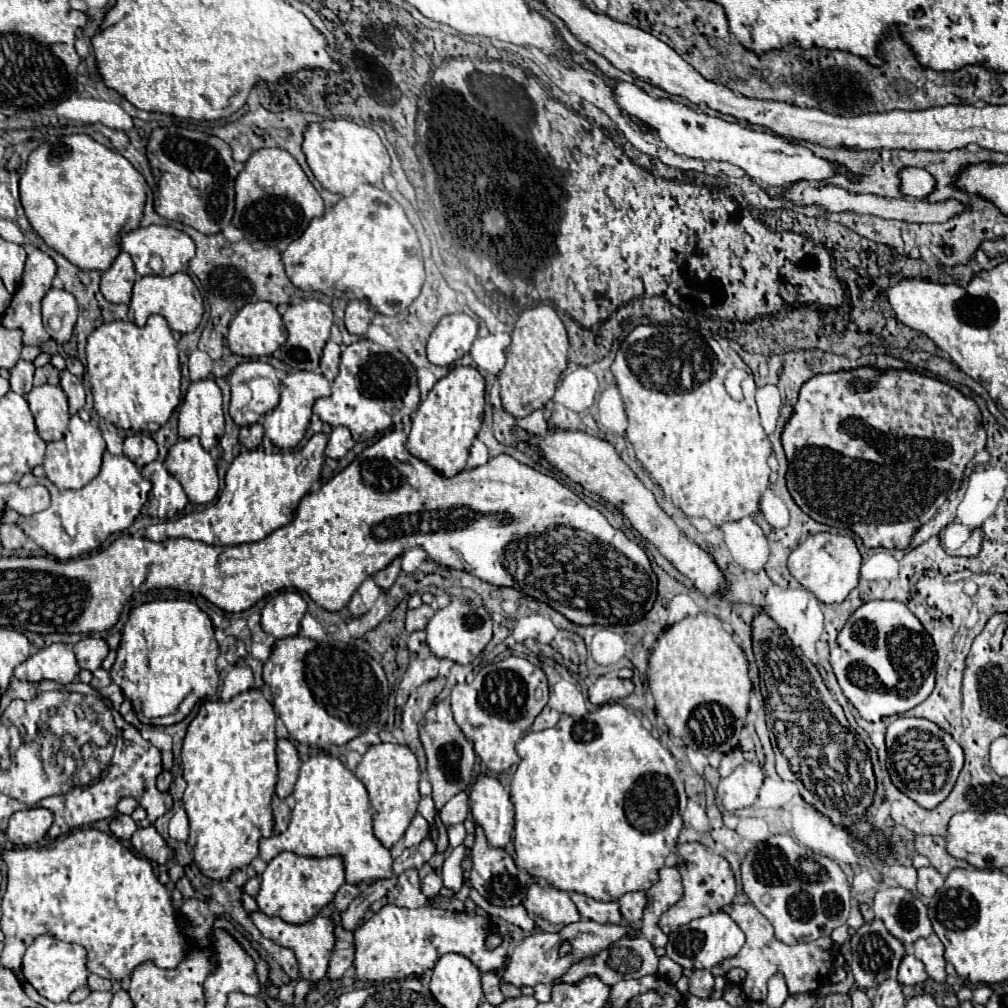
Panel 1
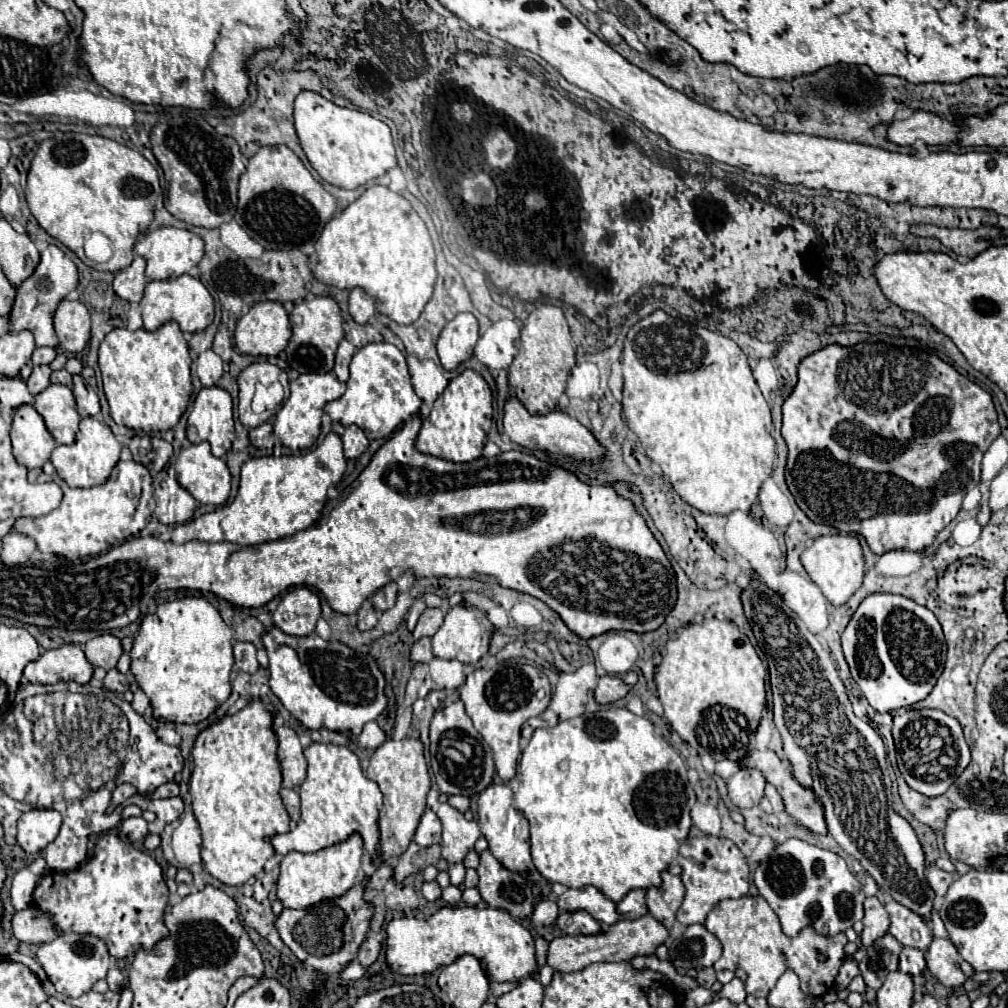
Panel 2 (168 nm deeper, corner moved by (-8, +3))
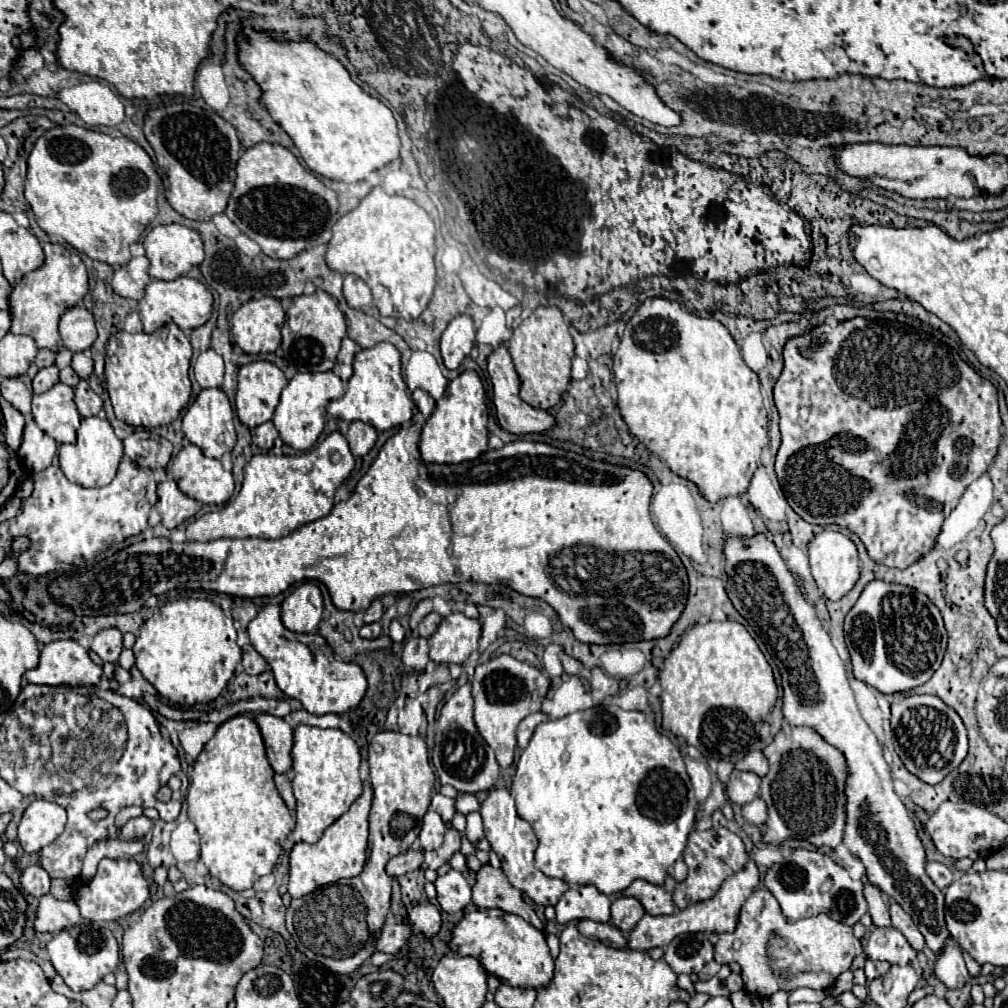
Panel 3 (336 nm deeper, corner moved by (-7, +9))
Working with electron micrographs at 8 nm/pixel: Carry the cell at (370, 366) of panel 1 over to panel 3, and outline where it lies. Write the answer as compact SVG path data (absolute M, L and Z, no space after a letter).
M376 343L370 349L360 349L354 357L354 373L346 385L346 393L330 401L326 409L332 418L370 423L376 431L388 431L410 421L416 405L402 379L400 351L392 343Z

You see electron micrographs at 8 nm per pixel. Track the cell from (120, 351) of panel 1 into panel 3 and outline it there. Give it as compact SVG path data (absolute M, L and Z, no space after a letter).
M168 323L160 329L156 329L154 333L142 331L142 333L134 333L132 337L124 331L114 333L108 339L104 361L106 361L106 391L110 395L116 417L126 421L132 427L144 425L148 429L172 423L180 415L180 411L184 409L184 405L188 403L190 393L192 393L192 385L188 379L190 357L192 357L192 345L190 345L188 337L174 323Z

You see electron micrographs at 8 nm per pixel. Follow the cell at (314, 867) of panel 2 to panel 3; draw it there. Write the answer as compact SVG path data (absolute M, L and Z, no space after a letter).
M364 785L364 793L352 803L352 807L334 821L314 845L296 843L290 851L290 873L288 873L288 893L292 899L300 899L312 893L320 885L336 883L340 879L356 877L366 863L366 839L368 839L368 811L372 801L370 785Z

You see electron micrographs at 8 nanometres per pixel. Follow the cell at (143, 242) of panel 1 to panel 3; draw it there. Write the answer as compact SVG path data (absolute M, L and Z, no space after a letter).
M158 225L150 229L144 237L144 249L150 261L150 277L154 279L176 279L180 275L186 275L194 265L200 265L204 261L204 245L200 235L184 225Z

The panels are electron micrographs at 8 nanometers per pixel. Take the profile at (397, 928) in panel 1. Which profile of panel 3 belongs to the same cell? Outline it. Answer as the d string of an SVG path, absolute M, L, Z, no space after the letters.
M474 909L464 915L460 923L454 925L450 937L450 949L456 955L472 955L482 967L504 979L512 987L544 987L552 979L554 961L548 953L546 939L542 931L526 923L514 913L504 913L502 909Z

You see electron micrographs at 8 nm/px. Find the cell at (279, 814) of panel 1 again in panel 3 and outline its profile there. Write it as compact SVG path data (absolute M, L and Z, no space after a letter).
M276 775L274 781L276 781L276 787L278 787L278 791L280 791L284 803L286 803L288 809L294 813L294 809L296 809L296 797L294 797L294 793L292 793L290 775Z

